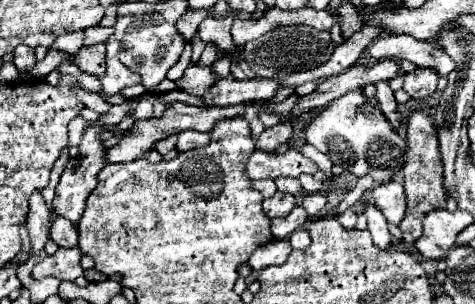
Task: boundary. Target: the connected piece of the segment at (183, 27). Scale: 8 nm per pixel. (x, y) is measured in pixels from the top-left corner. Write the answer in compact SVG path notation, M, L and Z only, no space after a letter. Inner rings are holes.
M186 10L178 22L176 22L176 30L184 36L186 42L190 42L198 30L198 24L208 16L208 10Z

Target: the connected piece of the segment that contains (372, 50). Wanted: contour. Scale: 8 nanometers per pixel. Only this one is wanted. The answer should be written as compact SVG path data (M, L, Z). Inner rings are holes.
M386 34L378 38L366 48L366 54L376 60L384 60L384 58L404 60L406 58L414 62L416 66L438 70L440 76L448 76L454 70L452 58L444 50L440 50L436 44L422 42L404 34Z

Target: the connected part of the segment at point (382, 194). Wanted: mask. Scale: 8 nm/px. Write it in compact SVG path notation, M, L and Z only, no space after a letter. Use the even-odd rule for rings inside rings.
M392 180L388 184L380 184L372 190L372 202L376 204L376 208L380 208L380 212L386 216L386 220L390 224L400 224L400 220L404 218L406 212L406 196L404 196L404 188L400 182Z

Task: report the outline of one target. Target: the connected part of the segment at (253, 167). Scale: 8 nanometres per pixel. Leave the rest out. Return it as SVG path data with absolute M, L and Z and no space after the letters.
M294 148L286 150L284 154L254 150L254 154L248 158L246 164L246 172L250 180L262 180L262 178L276 180L280 176L298 178L300 174L316 174L316 170L318 166Z

